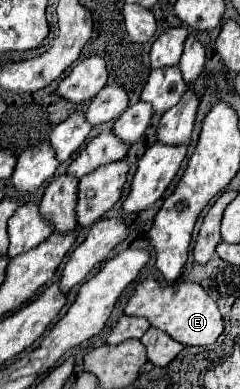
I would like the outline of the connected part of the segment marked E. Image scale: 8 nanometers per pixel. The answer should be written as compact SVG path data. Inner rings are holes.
M150 276L136 286L124 312L128 316L120 316L116 328L106 340L108 344L120 344L130 338L142 338L142 334L150 328L150 324L154 328L160 328L162 332L166 332L168 336L172 336L176 342L184 346L210 346L224 332L224 320L216 302L206 294L206 290L198 282L166 284Z

